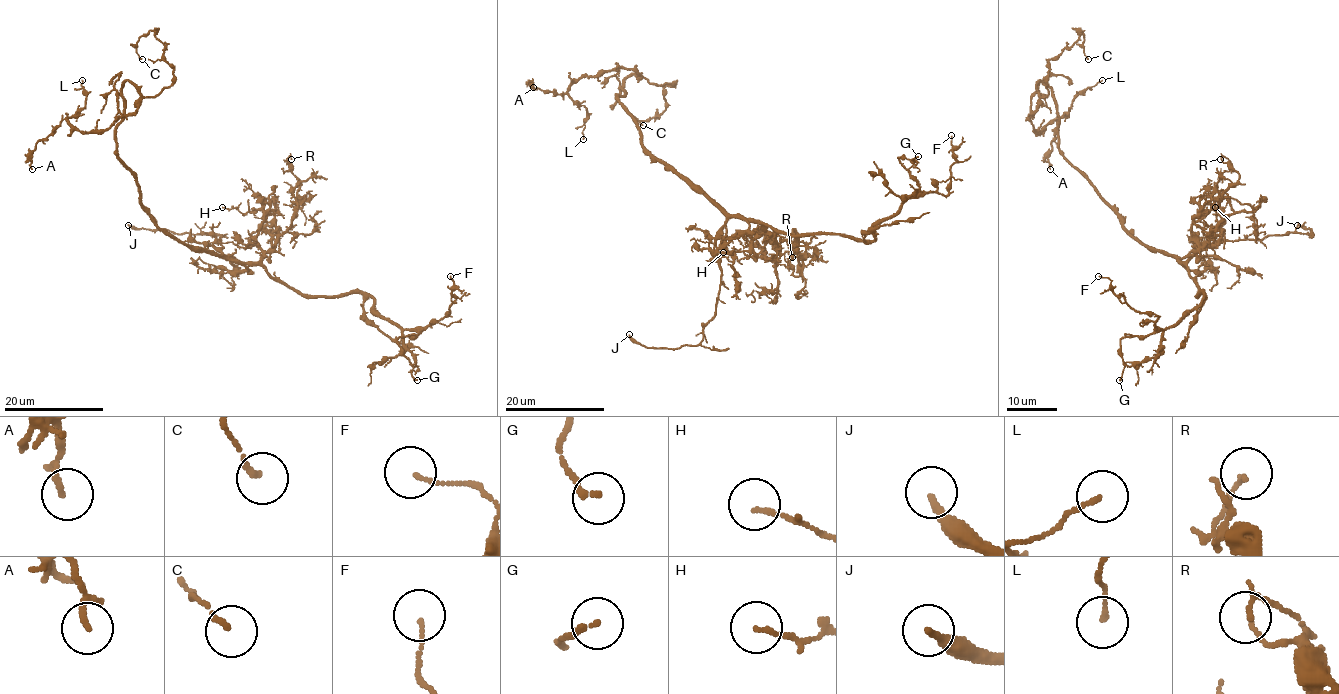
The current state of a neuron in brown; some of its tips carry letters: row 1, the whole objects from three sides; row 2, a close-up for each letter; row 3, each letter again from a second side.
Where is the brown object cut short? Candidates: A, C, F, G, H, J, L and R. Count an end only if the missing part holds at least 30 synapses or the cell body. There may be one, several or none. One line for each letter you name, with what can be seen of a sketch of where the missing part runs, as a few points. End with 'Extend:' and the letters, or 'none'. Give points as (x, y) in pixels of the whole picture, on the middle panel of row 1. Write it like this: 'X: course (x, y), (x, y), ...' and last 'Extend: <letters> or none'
J: course (629, 334), (613, 307), (615, 344), (598, 348), (544, 291), (540, 245)
Extend: J

